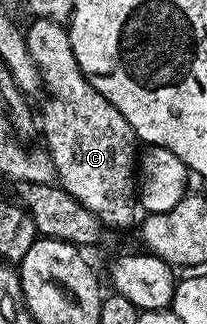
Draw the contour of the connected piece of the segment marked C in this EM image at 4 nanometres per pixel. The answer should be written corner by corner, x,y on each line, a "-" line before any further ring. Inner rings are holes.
34,18
32,22
29,31
27,27
24,32
25,44
41,75
41,87
49,94
49,100
45,103
45,116
39,119
39,131
45,134
44,146
53,161
56,182
64,191
71,193
79,205
99,217
102,228
129,227
133,218
135,223
139,215
135,186
135,172
139,167
138,137
131,125
127,125
127,117
123,117
123,113
119,113
119,109
115,109
115,105
111,105
103,93
96,91
79,69
66,24
41,18

